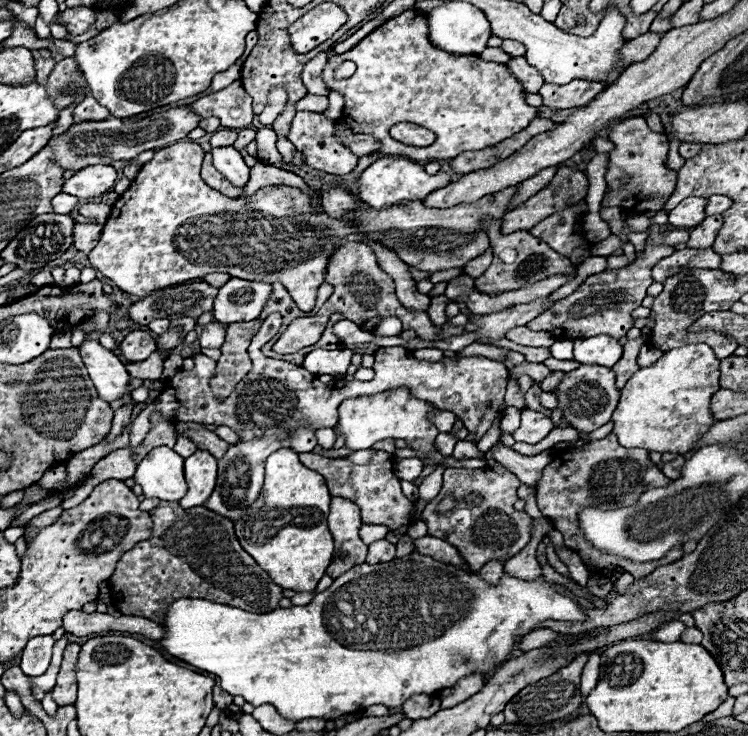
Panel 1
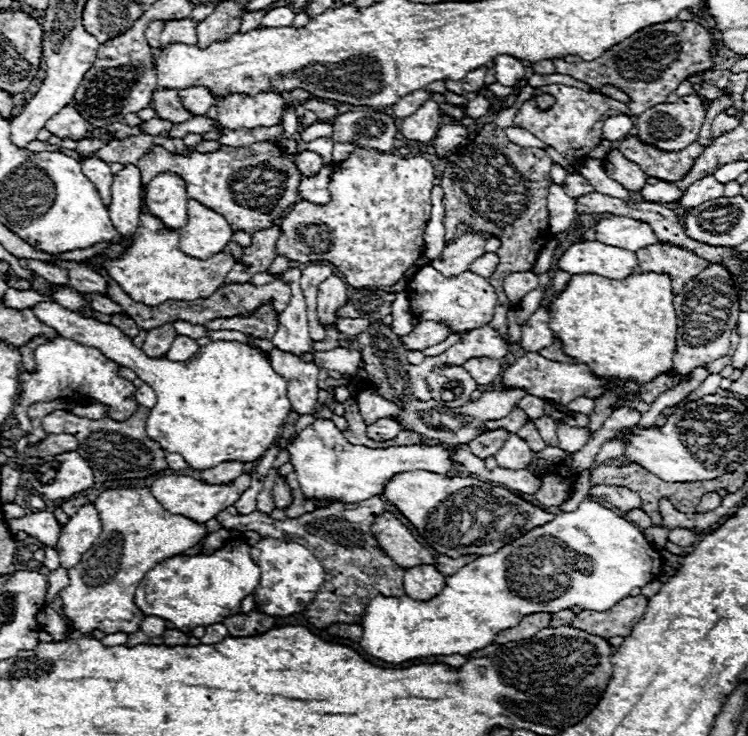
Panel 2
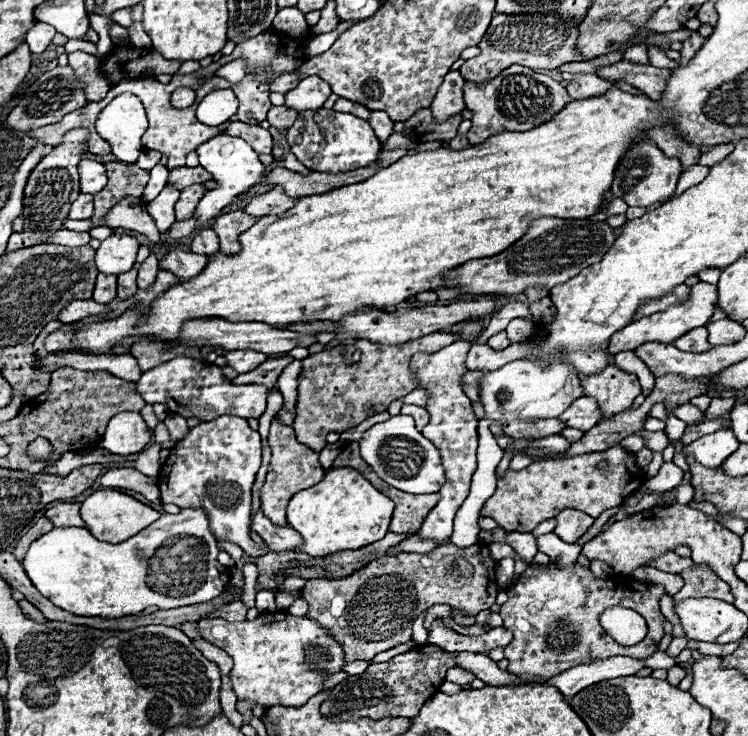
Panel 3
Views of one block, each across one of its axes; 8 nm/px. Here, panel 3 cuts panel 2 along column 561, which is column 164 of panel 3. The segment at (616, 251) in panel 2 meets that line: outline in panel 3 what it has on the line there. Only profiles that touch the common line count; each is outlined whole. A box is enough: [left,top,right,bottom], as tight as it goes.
[160,250,208,278]

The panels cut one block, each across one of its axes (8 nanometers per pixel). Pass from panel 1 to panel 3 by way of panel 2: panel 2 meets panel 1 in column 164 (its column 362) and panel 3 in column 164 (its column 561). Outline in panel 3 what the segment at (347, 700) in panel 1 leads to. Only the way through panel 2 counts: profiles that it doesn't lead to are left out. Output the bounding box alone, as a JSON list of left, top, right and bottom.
[22,508,230,620]

